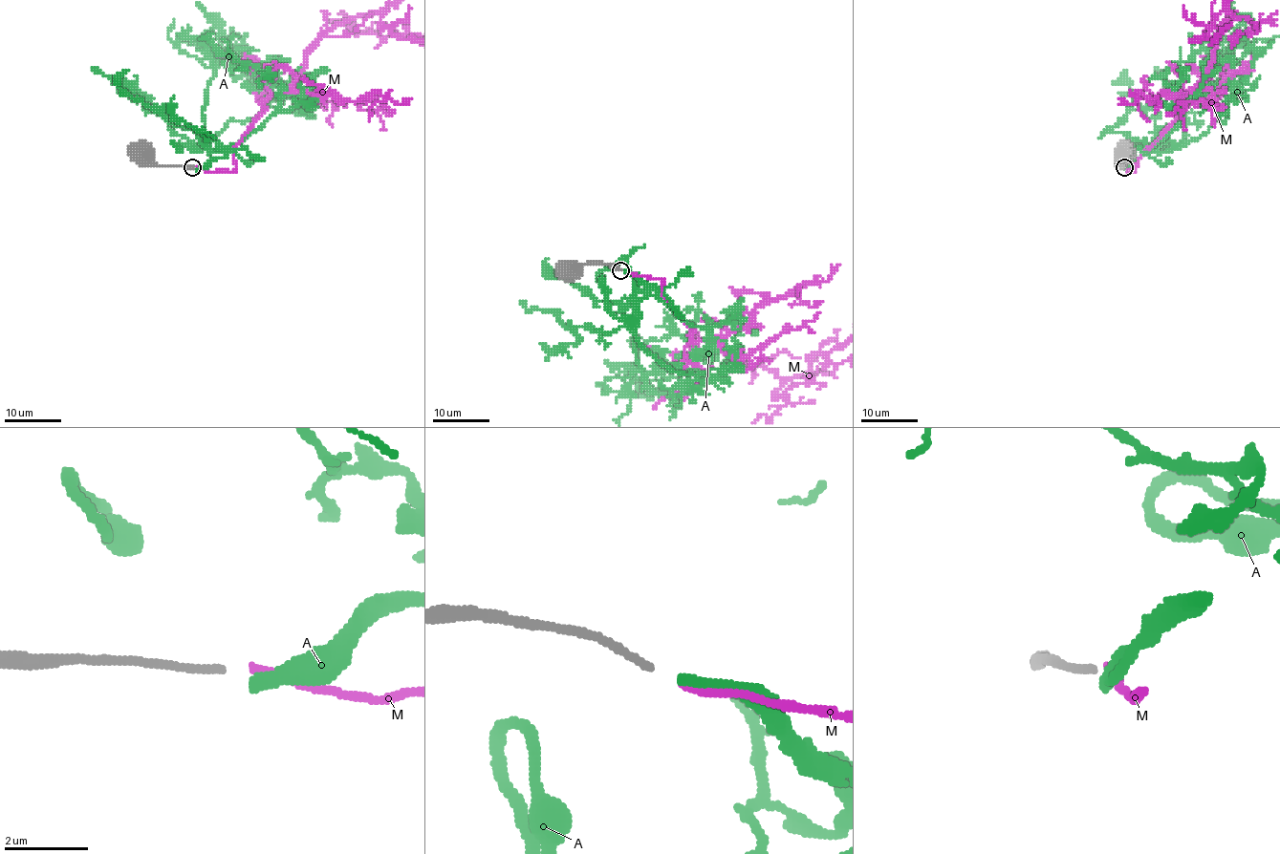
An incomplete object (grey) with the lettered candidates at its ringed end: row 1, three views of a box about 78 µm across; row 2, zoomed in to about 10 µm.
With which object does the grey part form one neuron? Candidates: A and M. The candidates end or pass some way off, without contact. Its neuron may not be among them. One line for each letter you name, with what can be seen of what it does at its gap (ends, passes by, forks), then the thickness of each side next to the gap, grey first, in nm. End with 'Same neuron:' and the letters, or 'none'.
M: it ends there; 170 nm thick on the grey side, 200 nm on the other
Same neuron: M

